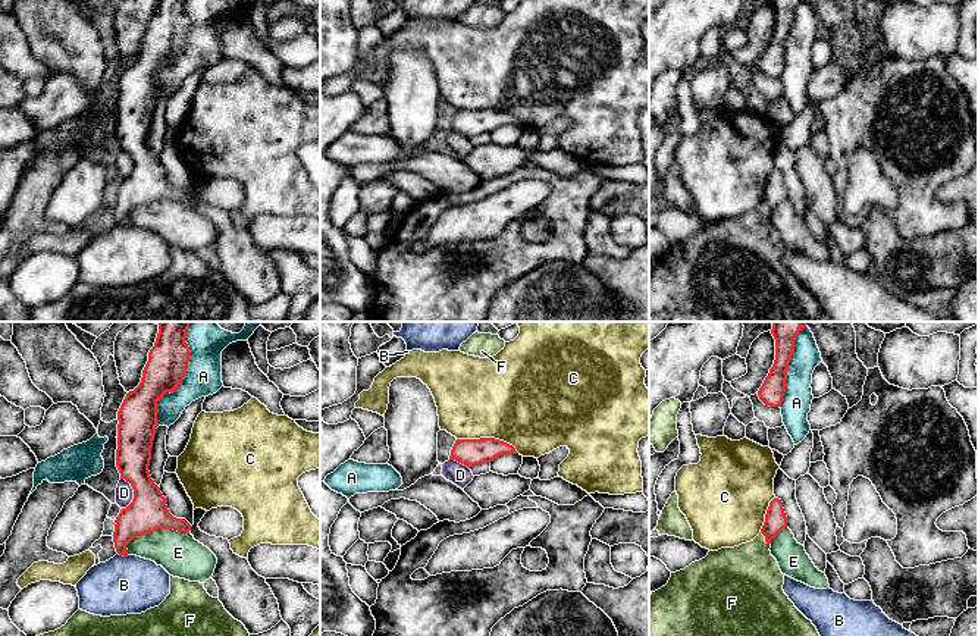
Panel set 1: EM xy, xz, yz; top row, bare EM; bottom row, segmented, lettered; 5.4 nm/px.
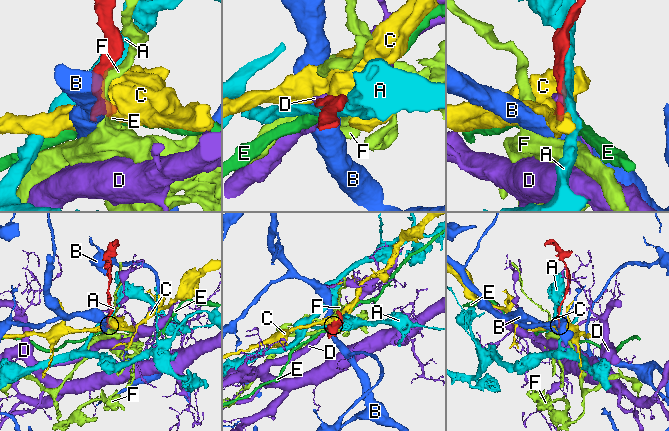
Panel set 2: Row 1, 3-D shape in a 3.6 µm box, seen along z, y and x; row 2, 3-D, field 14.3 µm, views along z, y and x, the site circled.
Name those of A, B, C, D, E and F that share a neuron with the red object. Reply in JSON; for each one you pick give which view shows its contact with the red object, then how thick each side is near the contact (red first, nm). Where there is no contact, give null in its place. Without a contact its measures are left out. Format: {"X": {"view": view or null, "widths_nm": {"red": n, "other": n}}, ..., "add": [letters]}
{"F": {"view": "yz", "widths_nm": {"red": 120, "other": 380}}, "add": ["F"]}

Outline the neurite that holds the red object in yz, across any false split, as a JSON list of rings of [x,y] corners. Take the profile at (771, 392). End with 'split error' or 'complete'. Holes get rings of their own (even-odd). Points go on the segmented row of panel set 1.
[[[772,322],[771,333],[775,339],[775,360],[758,391],[758,397],[765,405],[781,407],[794,339],[805,326],[806,322]]] | complete

